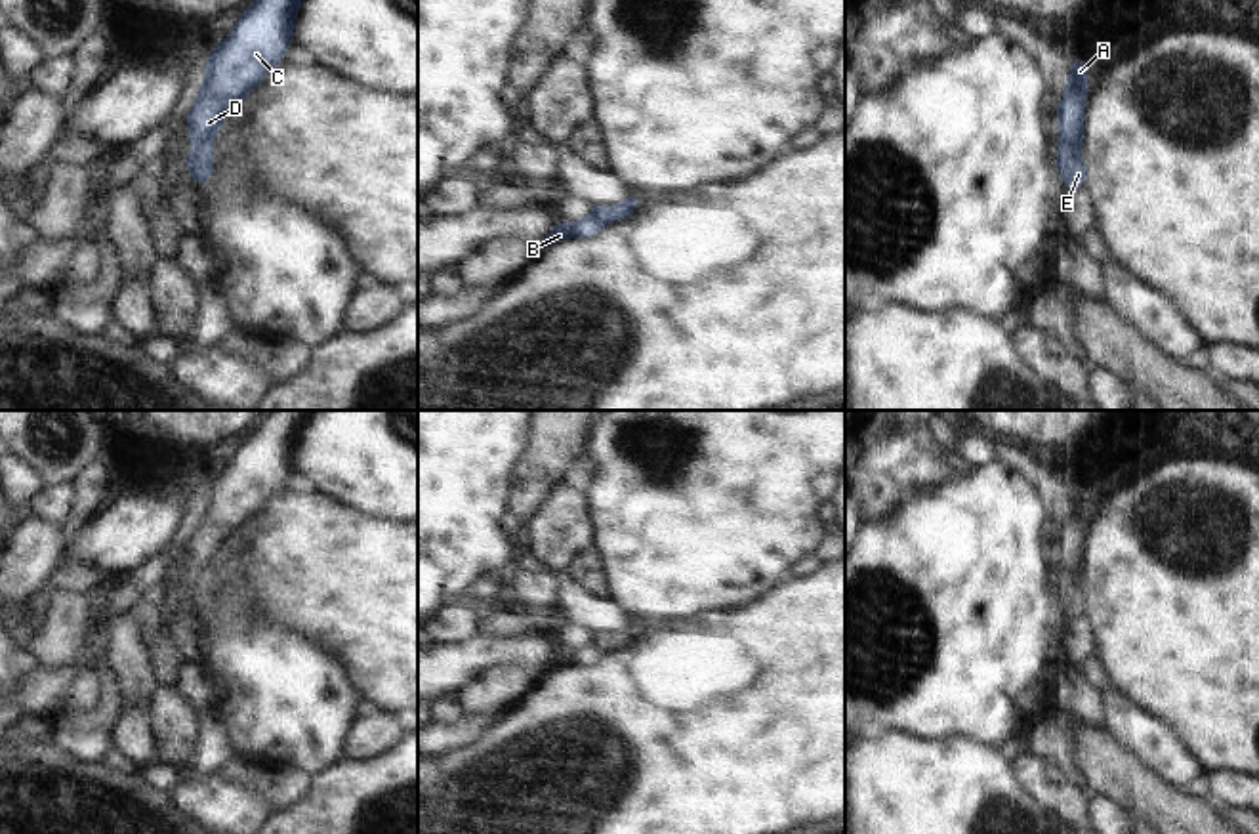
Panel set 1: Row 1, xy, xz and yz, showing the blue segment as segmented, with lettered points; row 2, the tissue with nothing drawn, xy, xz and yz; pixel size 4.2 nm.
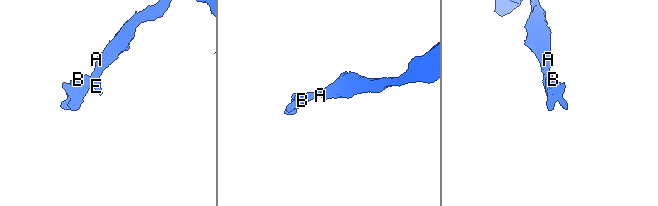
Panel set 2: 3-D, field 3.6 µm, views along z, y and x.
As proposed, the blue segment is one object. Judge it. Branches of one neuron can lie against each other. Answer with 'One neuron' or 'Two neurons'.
One neuron

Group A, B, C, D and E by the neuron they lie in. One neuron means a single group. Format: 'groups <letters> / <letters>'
groups A B C D E

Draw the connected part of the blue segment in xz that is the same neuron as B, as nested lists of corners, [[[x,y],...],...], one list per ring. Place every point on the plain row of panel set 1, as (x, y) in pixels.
[[[631,622],[626,630],[618,632],[616,636],[605,636],[601,632],[593,634],[593,639],[589,645],[578,649],[578,651],[561,651],[555,653],[555,657],[542,668],[538,668],[538,676],[546,676],[547,672],[553,672],[557,668],[565,666],[589,666],[597,662],[610,647],[630,647],[633,637],[641,632],[641,626],[637,622]]]

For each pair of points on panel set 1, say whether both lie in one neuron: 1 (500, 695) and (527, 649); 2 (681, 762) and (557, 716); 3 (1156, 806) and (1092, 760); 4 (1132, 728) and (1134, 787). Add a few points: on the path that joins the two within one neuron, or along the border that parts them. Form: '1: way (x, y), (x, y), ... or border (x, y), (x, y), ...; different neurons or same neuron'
1: border (535, 668), (489, 667), (474, 678); different neurons
2: way (651, 762), (613, 758), (598, 743), (588, 743); same neuron
3: way (1141, 794), (1107, 768); same neuron
4: border (1107, 731), (1166, 783); different neurons

